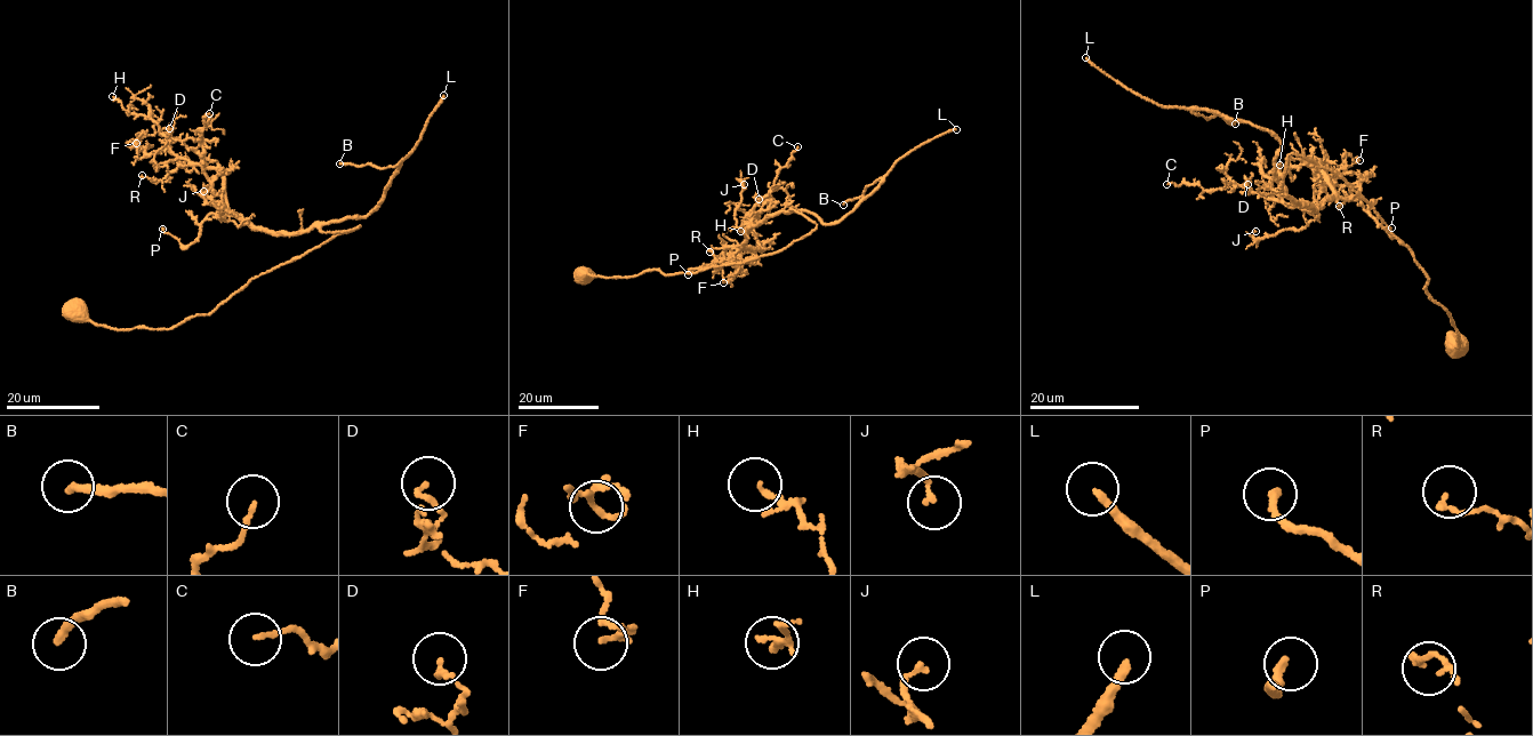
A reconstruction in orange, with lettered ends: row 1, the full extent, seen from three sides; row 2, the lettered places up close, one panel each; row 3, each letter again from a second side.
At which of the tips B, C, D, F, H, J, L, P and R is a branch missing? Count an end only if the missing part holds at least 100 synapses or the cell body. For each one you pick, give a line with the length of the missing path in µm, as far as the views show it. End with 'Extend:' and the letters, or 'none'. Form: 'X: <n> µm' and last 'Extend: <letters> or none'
B: 50 µm
L: 170 µm
Extend: B, L

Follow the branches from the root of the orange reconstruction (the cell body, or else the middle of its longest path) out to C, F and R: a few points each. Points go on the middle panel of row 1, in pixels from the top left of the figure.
C: (584, 273), (695, 272), (770, 255), (810, 234), (816, 224), (791, 209), (747, 232), (744, 224), (797, 146)
F: (584, 273), (739, 263), (816, 224), (791, 209), (752, 225), (743, 246), (761, 250), (727, 248), (723, 282)
R: (584, 273), (739, 263), (816, 224), (791, 209), (752, 225), (743, 246), (760, 250), (709, 252)

